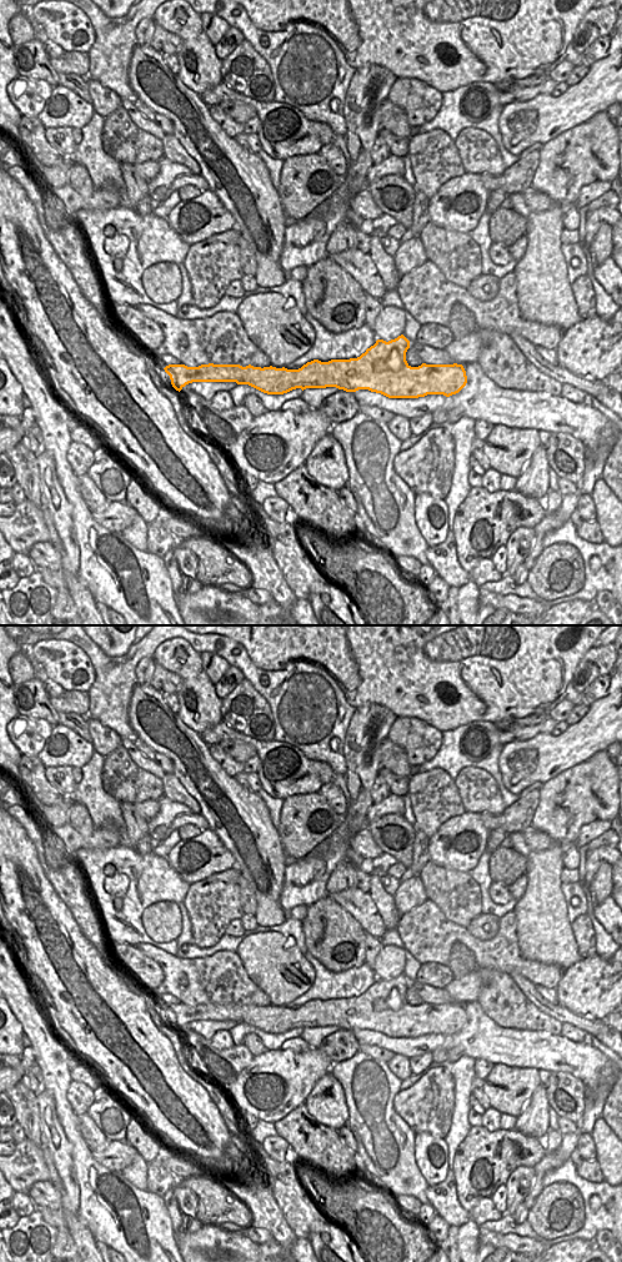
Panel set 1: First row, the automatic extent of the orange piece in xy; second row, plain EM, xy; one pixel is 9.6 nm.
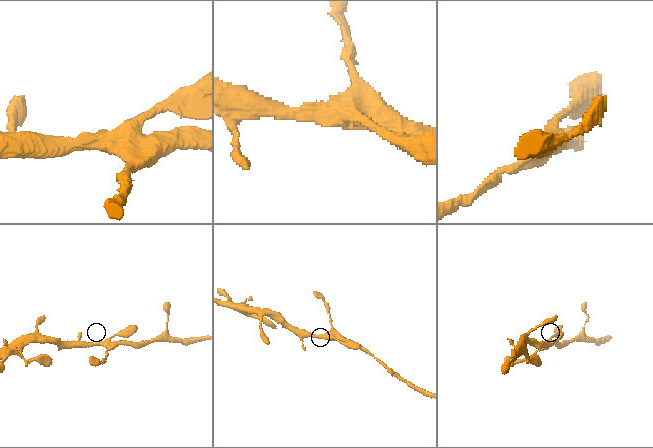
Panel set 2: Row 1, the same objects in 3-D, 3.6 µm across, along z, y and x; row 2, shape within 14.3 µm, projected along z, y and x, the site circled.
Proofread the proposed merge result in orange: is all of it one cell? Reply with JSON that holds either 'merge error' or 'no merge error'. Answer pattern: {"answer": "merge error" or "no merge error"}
{"answer": "no merge error"}

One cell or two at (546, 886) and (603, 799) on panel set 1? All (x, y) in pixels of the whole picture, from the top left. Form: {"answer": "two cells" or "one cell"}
{"answer": "one cell"}

